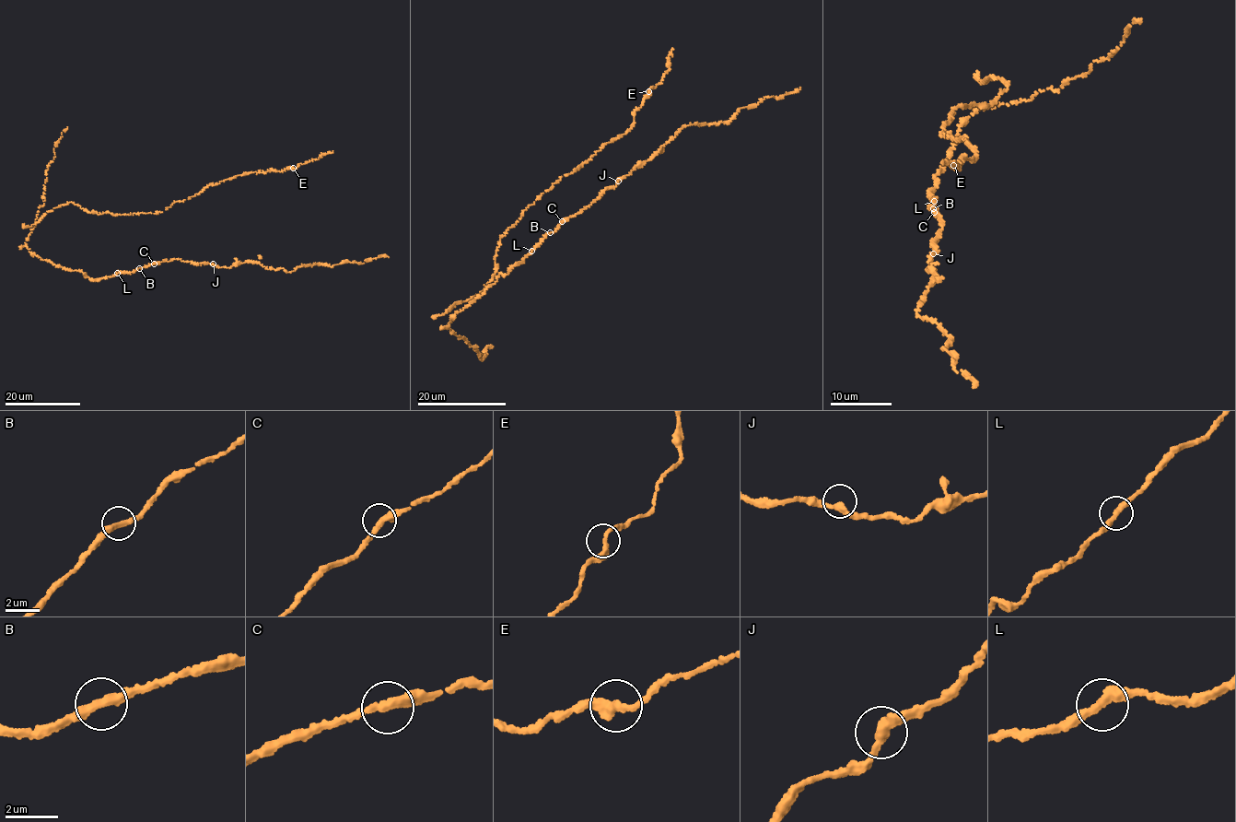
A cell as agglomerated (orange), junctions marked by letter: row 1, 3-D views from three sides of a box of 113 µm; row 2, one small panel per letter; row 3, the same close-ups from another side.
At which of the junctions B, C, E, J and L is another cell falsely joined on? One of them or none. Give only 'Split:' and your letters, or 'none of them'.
Split: none of them

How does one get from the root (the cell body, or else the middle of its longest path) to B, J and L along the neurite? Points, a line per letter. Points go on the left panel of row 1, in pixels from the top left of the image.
B: (29, 250), (43, 260), (81, 271), (94, 280), (139, 268)
J: (29, 250), (43, 260), (81, 271), (95, 280), (174, 259), (213, 264)
L: (29, 250), (43, 260), (81, 271), (94, 280), (117, 273)

